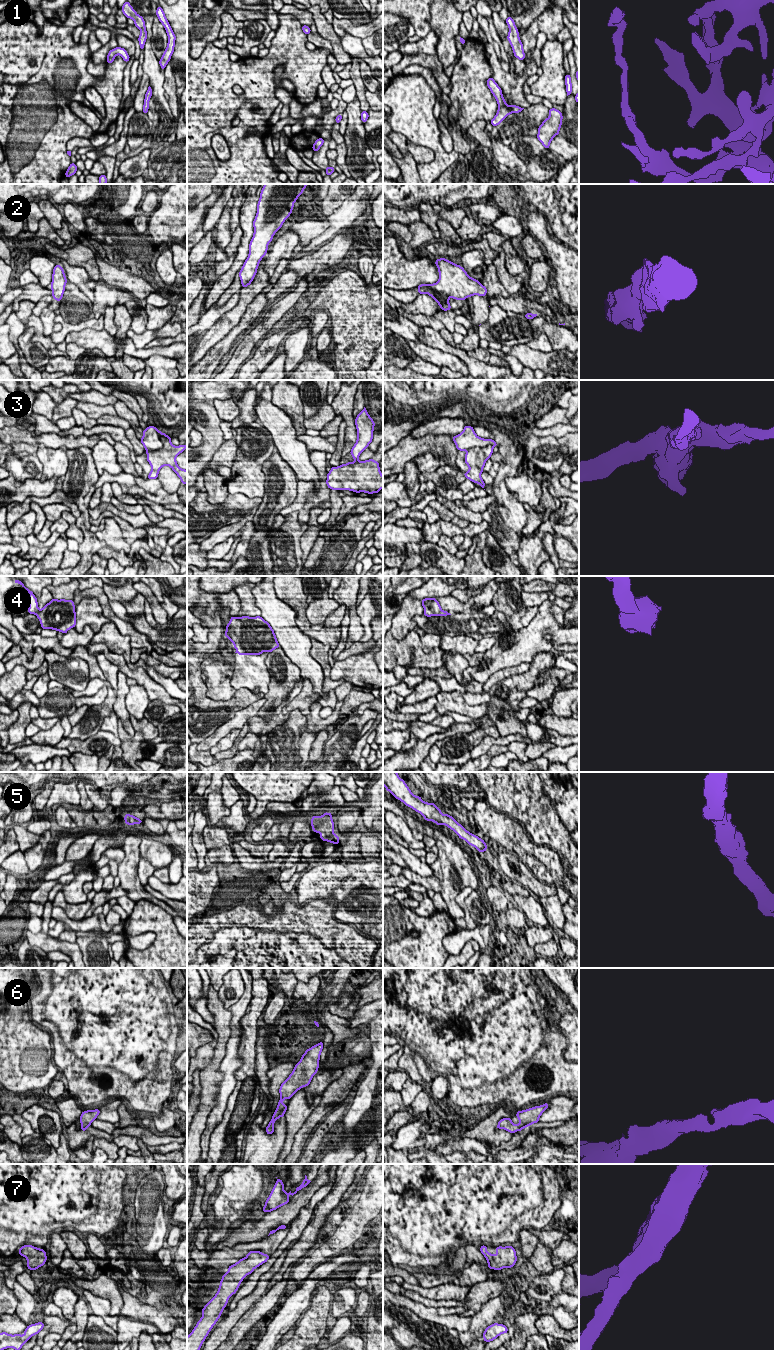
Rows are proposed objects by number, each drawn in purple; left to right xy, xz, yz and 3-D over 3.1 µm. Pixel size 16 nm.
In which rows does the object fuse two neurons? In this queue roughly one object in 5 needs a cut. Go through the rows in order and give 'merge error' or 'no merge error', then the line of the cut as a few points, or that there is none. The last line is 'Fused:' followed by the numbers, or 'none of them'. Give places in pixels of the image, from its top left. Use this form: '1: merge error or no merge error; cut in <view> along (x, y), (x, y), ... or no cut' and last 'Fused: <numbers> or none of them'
1: no merge error; no cut
2: no merge error; no cut
3: merge error; cut in xy along (161, 433), (160, 440), (162, 446), (159, 449), (147, 451)
4: no merge error; no cut
5: no merge error; no cut
6: no merge error; no cut
7: no merge error; no cut
Fused: 3

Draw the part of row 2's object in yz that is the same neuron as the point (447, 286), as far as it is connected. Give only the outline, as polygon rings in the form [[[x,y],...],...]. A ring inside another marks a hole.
[[[440,258],[434,262],[439,272],[439,280],[434,284],[420,284],[419,294],[426,293],[437,301],[443,311],[451,310],[449,298],[466,300],[473,295],[485,296],[487,289],[478,280],[471,278],[463,267]]]

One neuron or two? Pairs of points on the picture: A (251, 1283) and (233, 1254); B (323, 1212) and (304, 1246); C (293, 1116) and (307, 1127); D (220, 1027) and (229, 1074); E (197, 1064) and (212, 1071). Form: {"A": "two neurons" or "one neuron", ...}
{"A": "two neurons", "B": "one neuron", "C": "two neurons", "D": "two neurons", "E": "two neurons"}

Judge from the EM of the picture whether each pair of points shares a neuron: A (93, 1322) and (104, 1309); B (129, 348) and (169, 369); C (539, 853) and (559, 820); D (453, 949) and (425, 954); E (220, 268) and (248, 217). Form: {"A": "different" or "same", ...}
{"A": "different", "B": "different", "C": "different", "D": "different", "E": "different"}

